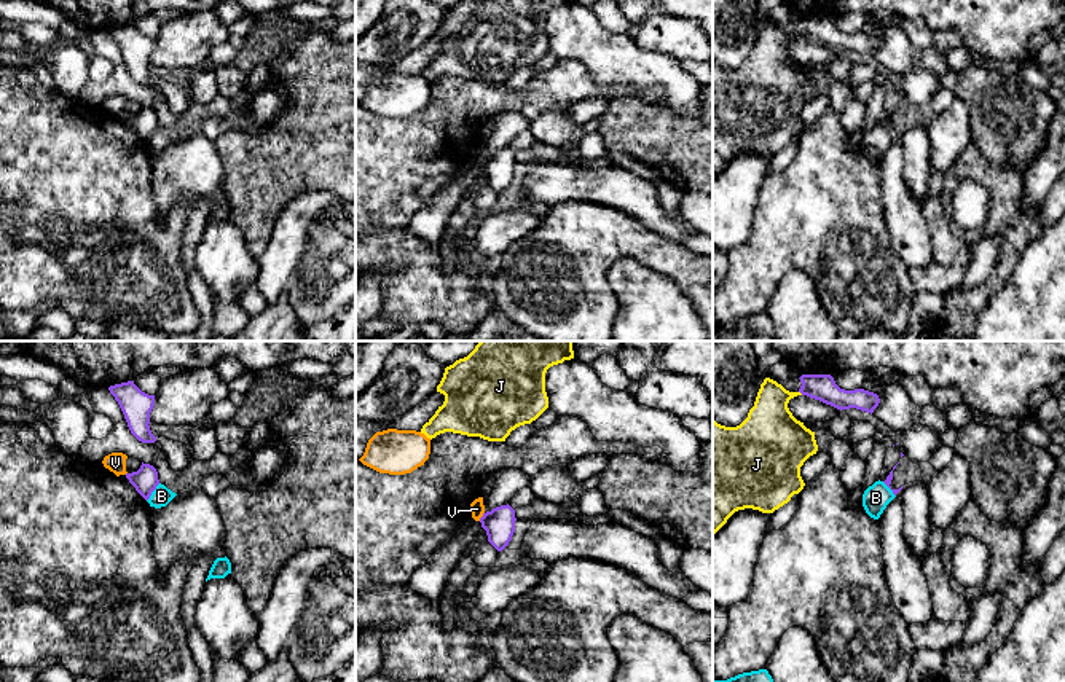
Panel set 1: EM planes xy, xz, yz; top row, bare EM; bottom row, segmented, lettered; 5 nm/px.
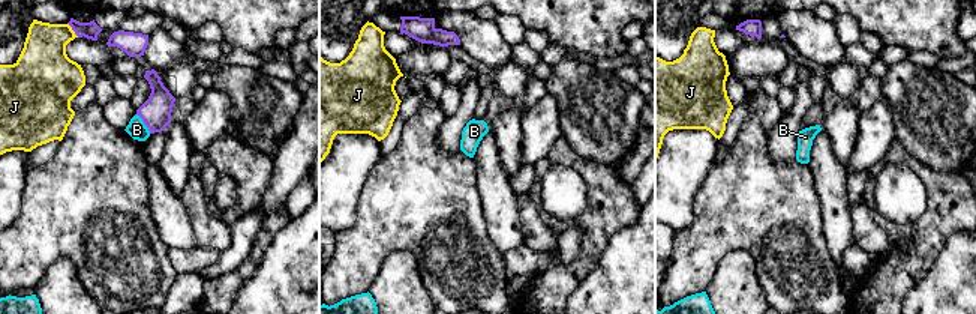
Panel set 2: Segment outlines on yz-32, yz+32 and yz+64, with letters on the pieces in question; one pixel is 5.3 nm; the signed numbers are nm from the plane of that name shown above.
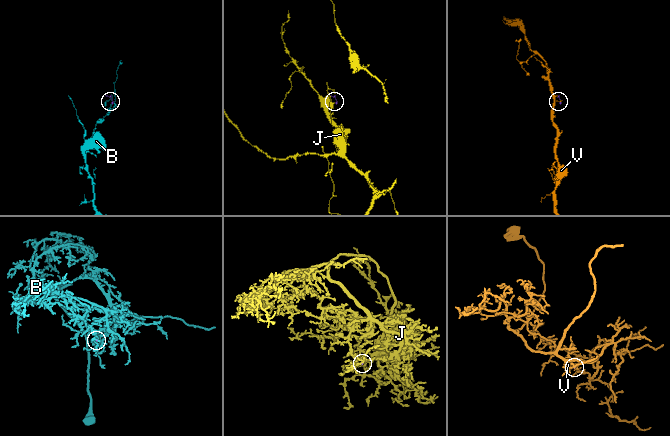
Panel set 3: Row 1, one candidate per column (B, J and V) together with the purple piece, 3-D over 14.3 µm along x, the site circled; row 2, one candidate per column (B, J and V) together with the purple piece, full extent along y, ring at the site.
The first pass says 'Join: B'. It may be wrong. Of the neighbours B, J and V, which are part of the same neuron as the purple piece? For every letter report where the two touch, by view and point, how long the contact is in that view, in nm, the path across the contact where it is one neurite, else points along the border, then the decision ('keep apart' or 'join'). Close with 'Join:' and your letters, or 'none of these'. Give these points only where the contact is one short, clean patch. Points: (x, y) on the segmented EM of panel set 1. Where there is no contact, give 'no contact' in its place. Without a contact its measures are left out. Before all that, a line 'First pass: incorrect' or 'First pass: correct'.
First pass: incorrect
B: meets purple in xy at (152, 491); contact 120 nm long; border along xy (160, 483), (147, 501); keep apart
J: meets purple in yz at (801, 392); contact 30 nm long; border along yz (799, 391), (802, 394); keep apart
V: meets purple in xz at (482, 517); contact 50 nm long; border along xz (483, 512), (479, 520); keep apart
Join: none of these

